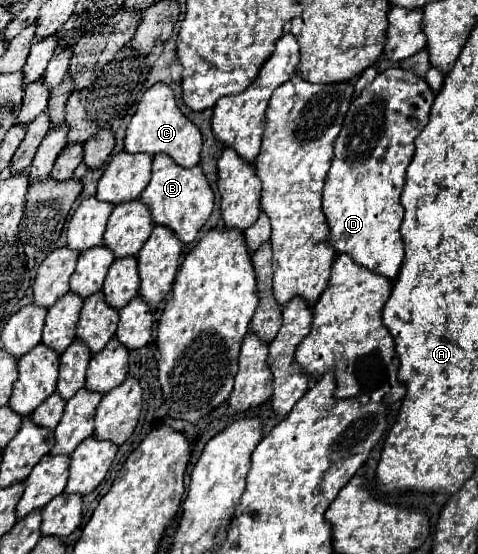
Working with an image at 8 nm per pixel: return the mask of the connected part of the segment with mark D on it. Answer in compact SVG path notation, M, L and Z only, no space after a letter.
M388 68L350 104L344 126L334 140L334 158L322 196L332 248L336 254L348 254L358 266L388 280L398 276L404 260L400 194L406 182L406 168L414 156L414 138L428 124L432 102L434 92L426 80L402 68Z

